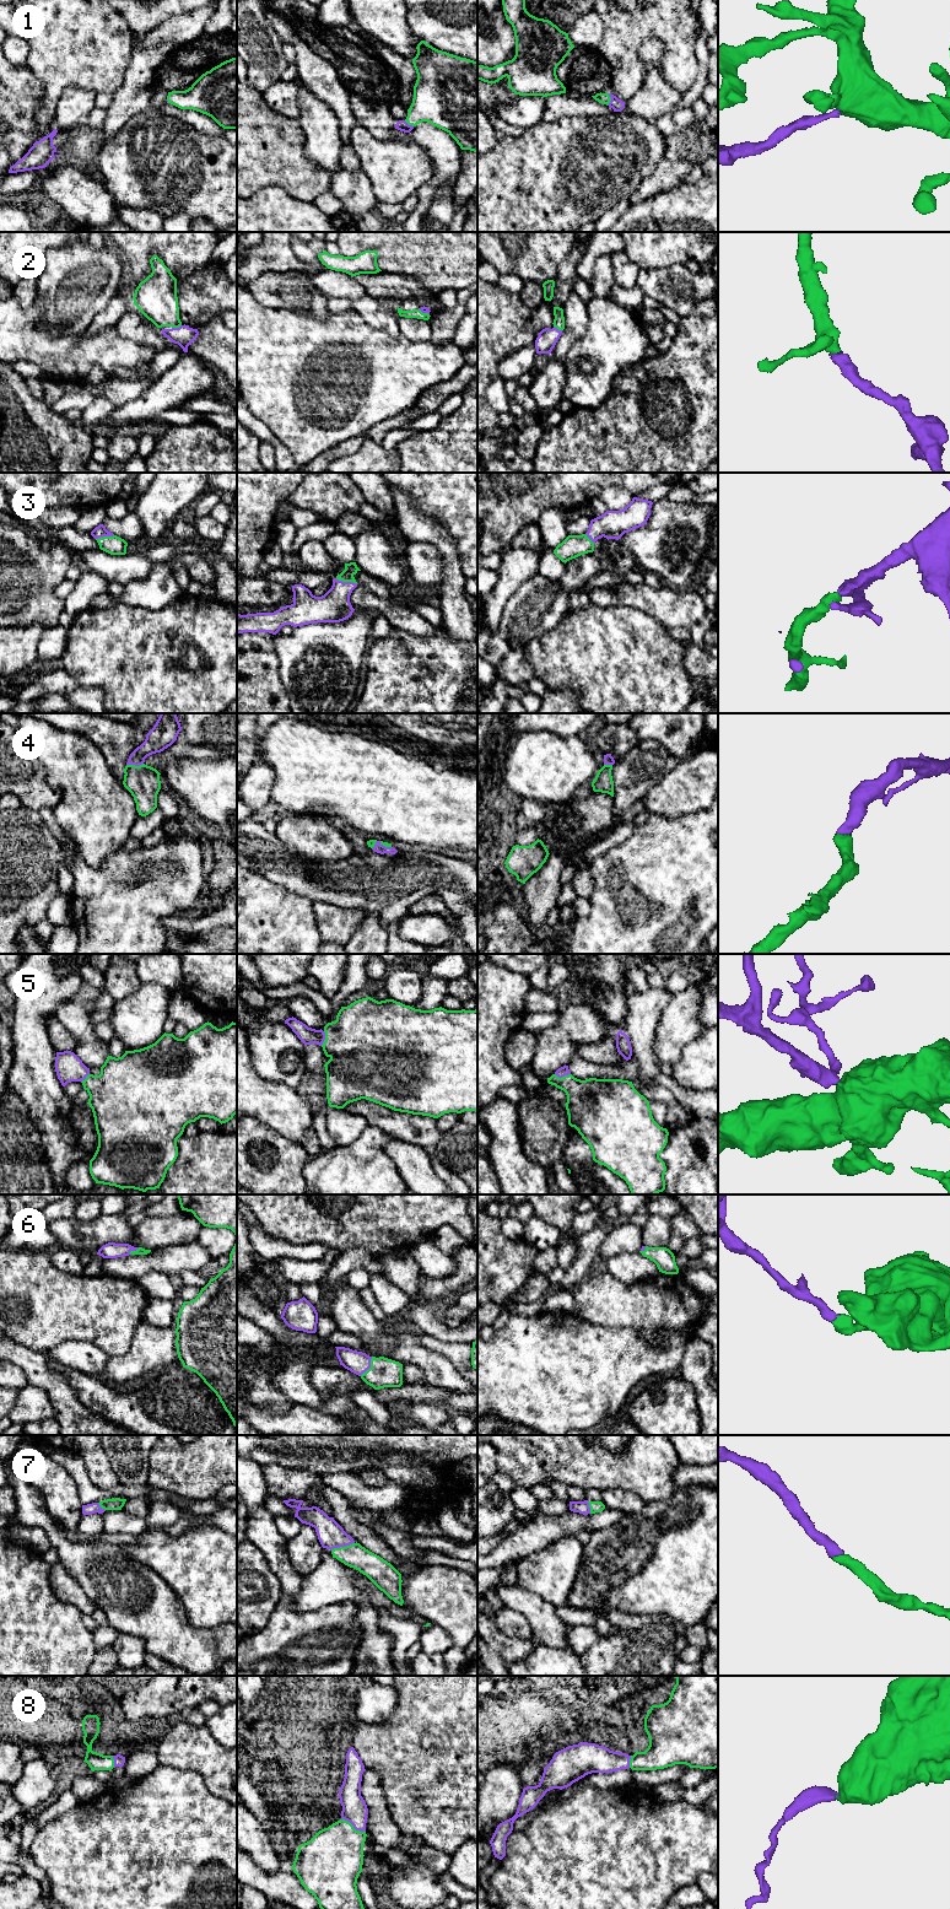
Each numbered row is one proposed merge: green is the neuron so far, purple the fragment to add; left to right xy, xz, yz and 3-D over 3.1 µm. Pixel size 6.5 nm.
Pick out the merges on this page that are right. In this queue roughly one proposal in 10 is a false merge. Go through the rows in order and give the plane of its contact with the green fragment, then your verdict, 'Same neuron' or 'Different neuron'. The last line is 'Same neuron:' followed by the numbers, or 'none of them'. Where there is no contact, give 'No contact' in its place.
1: Touches green in yz. Same neuron
2: Touches green in xy. Same neuron
3: Touches green in xz. Same neuron
4: Touches green in xy. Same neuron
5: Touches green in yz. Same neuron
6: Touches green in xz. Same neuron
7: Touches green in xz. Same neuron
8: Touches green in xz. Same neuron
Same neuron: 1, 2, 3, 4, 5, 6, 7, 8

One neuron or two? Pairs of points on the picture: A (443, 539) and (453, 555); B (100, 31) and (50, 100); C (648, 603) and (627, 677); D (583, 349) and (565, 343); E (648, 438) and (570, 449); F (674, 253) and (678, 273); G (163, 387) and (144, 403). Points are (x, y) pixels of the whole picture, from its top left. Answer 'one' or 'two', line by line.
A: one
B: one
C: two
D: two
E: one
F: two
G: one

